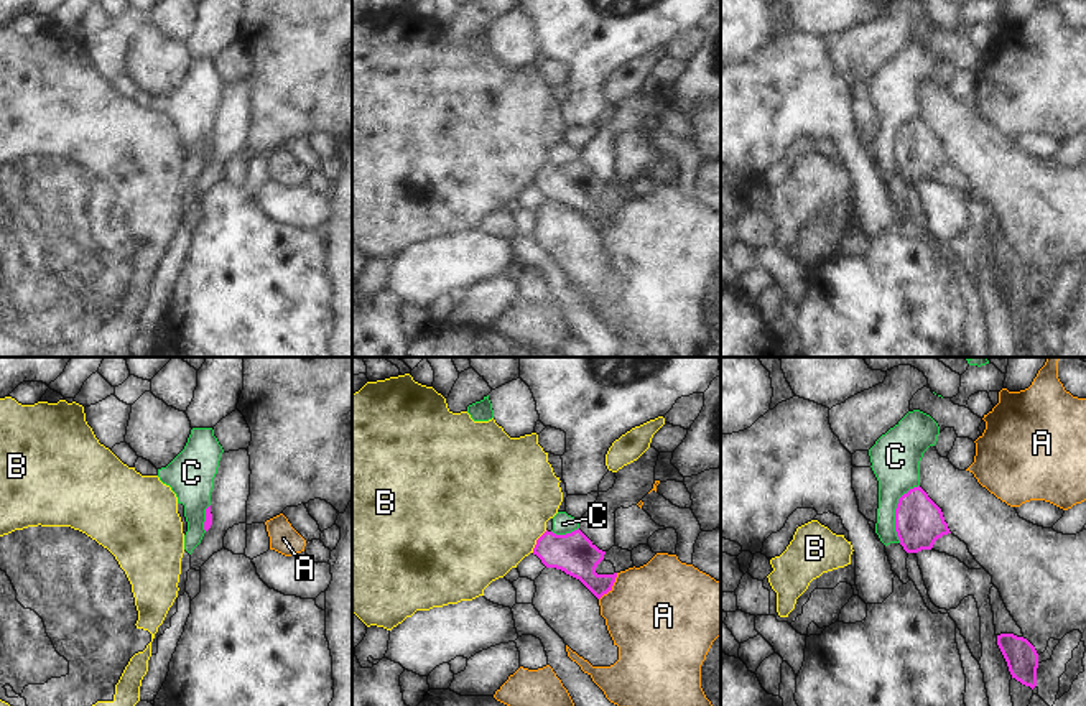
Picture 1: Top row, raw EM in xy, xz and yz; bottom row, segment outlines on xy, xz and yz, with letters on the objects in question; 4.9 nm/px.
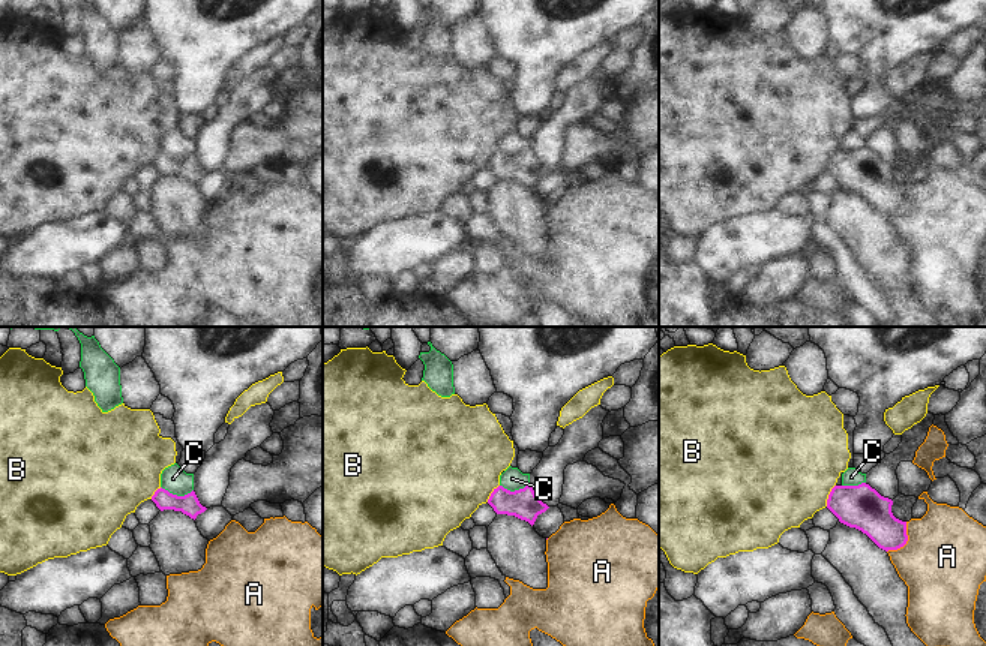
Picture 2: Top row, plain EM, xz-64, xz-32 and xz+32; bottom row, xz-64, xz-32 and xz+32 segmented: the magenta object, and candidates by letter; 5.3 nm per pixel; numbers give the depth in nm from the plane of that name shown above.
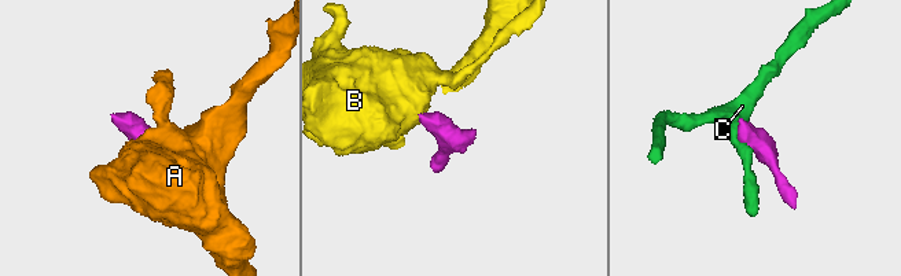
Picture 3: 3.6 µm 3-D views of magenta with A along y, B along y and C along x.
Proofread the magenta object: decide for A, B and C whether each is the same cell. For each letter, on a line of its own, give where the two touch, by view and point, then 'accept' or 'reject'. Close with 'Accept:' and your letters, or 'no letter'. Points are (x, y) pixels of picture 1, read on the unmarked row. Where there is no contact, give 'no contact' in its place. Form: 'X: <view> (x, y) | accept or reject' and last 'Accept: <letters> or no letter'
A: xz (612, 216) | reject
B: xz (537, 173) | reject
C: yz (895, 142) | reject
Accept: no letter

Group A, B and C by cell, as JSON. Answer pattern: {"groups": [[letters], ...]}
{"groups": [["A"], ["B"], ["C"]]}

